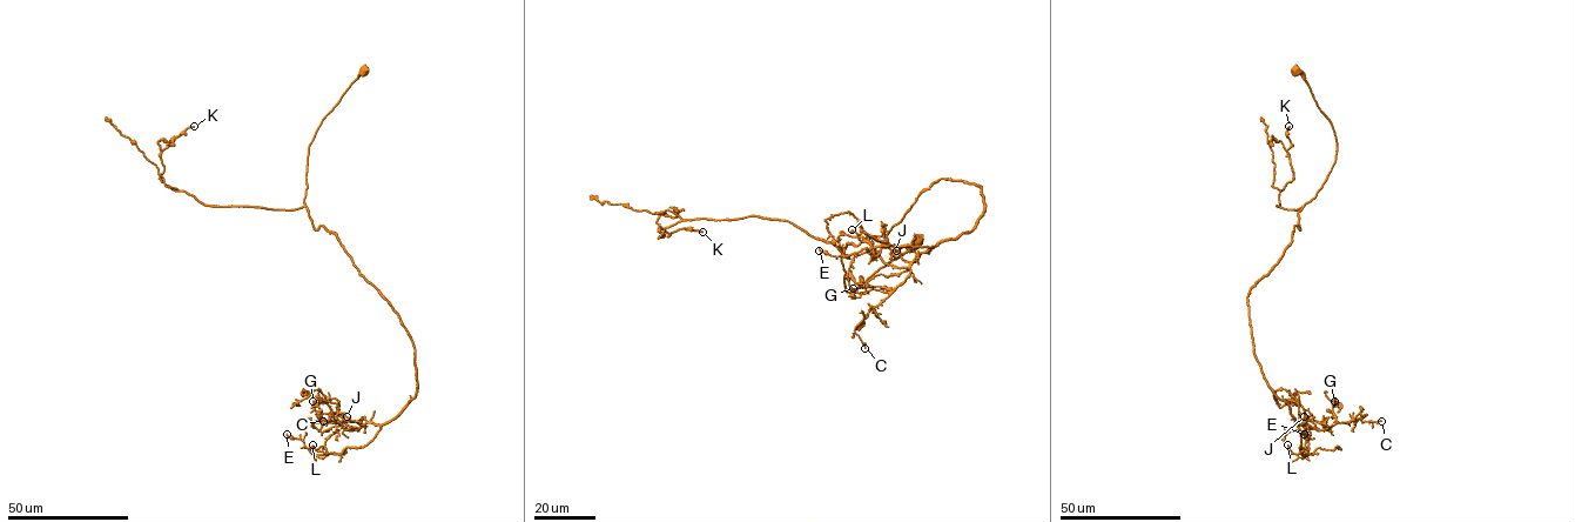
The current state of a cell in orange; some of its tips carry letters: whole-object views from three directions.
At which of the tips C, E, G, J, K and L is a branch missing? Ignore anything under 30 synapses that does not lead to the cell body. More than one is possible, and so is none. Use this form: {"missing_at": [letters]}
{"missing_at": ["K"]}

